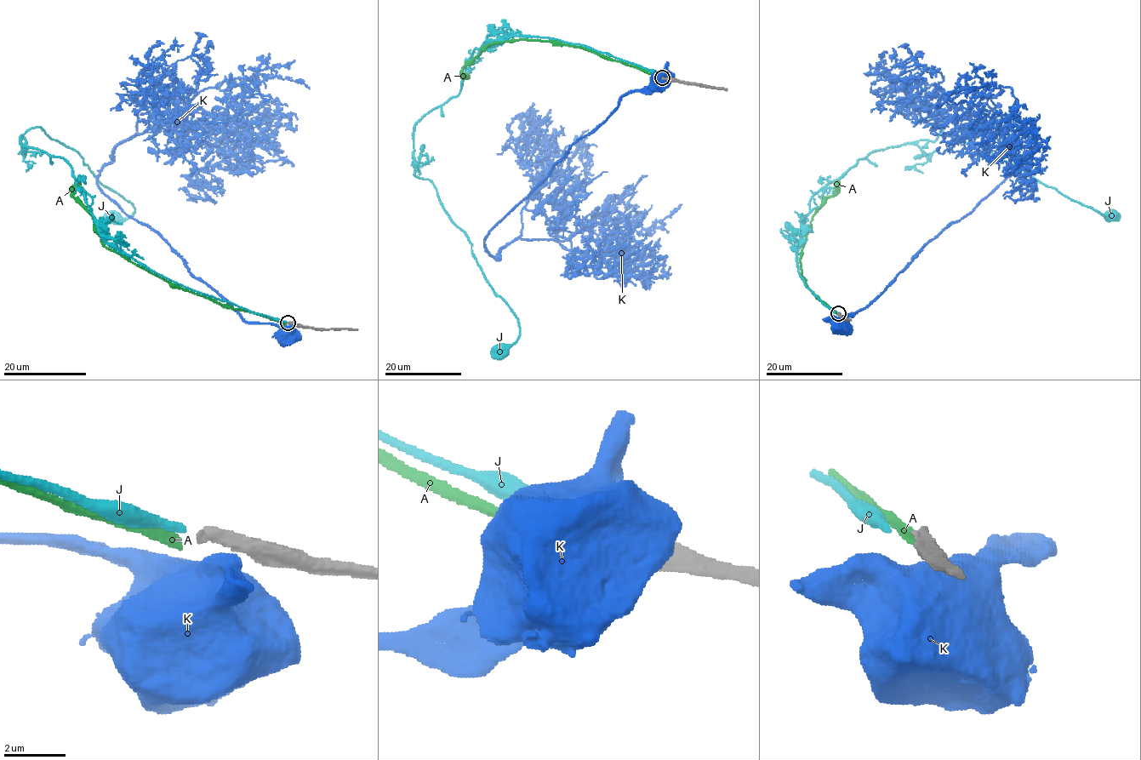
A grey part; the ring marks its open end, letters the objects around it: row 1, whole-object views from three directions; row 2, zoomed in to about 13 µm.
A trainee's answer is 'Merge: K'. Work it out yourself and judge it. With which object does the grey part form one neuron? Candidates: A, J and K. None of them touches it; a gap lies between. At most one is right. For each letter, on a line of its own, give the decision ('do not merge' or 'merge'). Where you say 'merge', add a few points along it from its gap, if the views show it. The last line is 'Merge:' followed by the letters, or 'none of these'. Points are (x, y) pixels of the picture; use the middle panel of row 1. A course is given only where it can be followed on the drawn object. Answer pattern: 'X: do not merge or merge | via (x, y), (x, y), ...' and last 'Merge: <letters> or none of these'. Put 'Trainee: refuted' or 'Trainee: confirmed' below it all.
A: do not merge
J: do not merge
K: do not merge
Merge: none of these
Trainee: refuted

